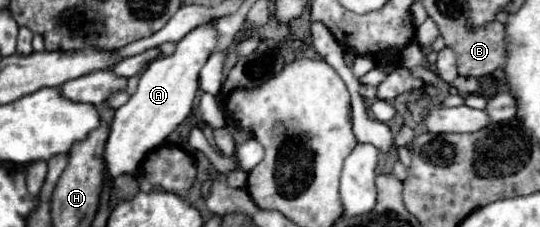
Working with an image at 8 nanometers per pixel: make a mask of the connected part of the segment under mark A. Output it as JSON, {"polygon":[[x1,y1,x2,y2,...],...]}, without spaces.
{"polygon":[[204,24,188,32,176,44,176,52,172,56,158,56,144,68,136,94,132,94,130,100,116,110,112,120,110,138,104,150,104,174,110,180,122,174,136,176,146,156,154,152,158,146,162,146,166,138,186,120,194,104,192,100,198,92,200,68,214,52,214,46,216,32,210,28,210,24]]}

